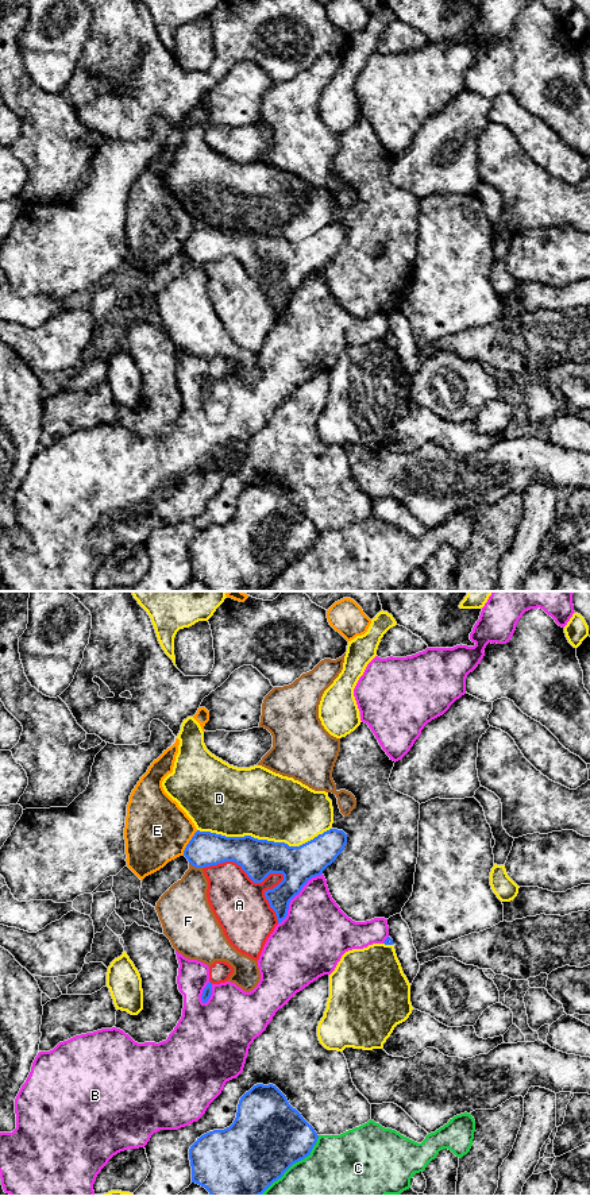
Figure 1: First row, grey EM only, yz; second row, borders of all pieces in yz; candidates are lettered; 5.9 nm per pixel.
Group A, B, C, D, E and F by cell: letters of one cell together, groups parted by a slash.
A / B / C / D / E / F

